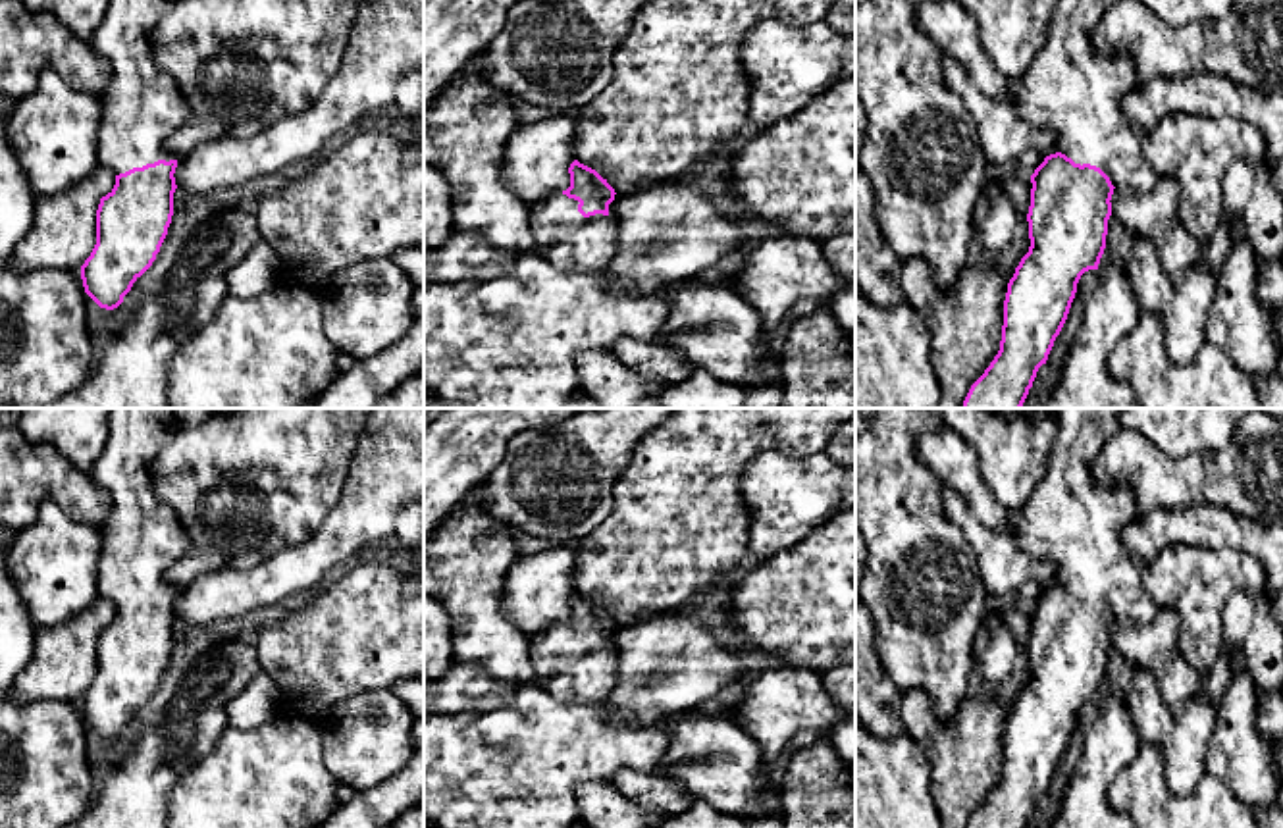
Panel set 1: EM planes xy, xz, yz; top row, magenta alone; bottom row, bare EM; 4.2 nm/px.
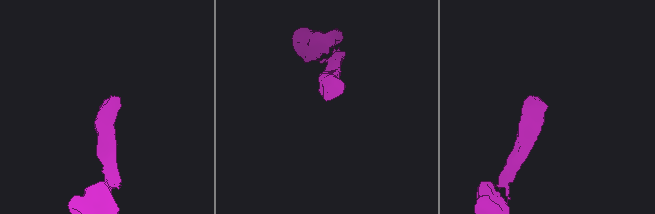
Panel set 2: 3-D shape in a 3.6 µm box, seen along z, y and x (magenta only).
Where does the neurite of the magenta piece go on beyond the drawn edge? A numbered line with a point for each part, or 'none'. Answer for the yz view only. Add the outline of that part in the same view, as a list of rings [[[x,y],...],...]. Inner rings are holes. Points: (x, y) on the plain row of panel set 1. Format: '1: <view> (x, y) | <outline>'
1: yz (1072, 520) | [[[1056,408],[1058,433],[1048,472],[1017,516],[1017,543],[1031,556],[1056,564],[1058,583],[1075,595],[1100,599],[1115,620],[1150,622],[1158,607],[1144,589],[1146,562],[1125,547],[1123,531],[1137,514],[1133,493],[1121,483],[1098,483],[1092,462],[1119,429],[1121,408]]]

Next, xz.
1: xz (567, 671) | [[[555,622],[530,637],[536,684],[557,701],[603,703],[618,684],[618,655],[603,645],[584,649],[578,635]]]

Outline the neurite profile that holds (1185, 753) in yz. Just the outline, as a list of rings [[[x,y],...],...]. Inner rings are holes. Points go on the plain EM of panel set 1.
[[[1139,668],[1127,691],[1133,720],[1146,743],[1164,751],[1165,778],[1177,795],[1189,795],[1206,772],[1206,755],[1214,734],[1216,707],[1204,687],[1191,699],[1183,712],[1173,714],[1156,676]]]

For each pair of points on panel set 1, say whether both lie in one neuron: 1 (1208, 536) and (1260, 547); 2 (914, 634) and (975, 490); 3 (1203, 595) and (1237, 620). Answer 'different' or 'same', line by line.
1: same
2: different
3: different

